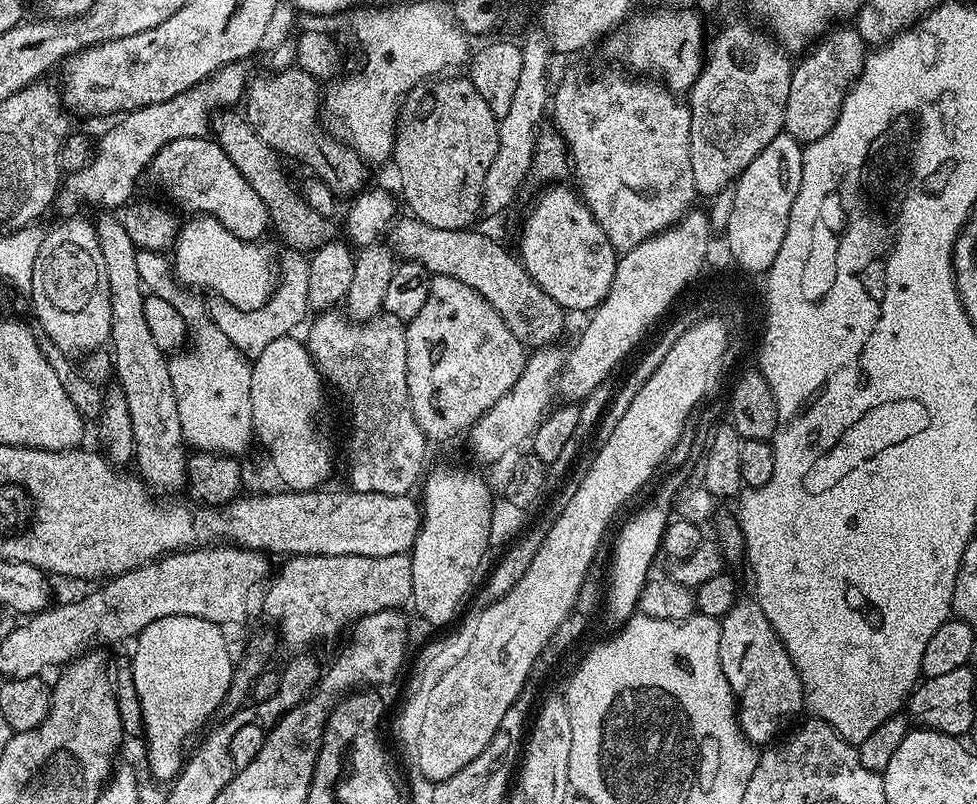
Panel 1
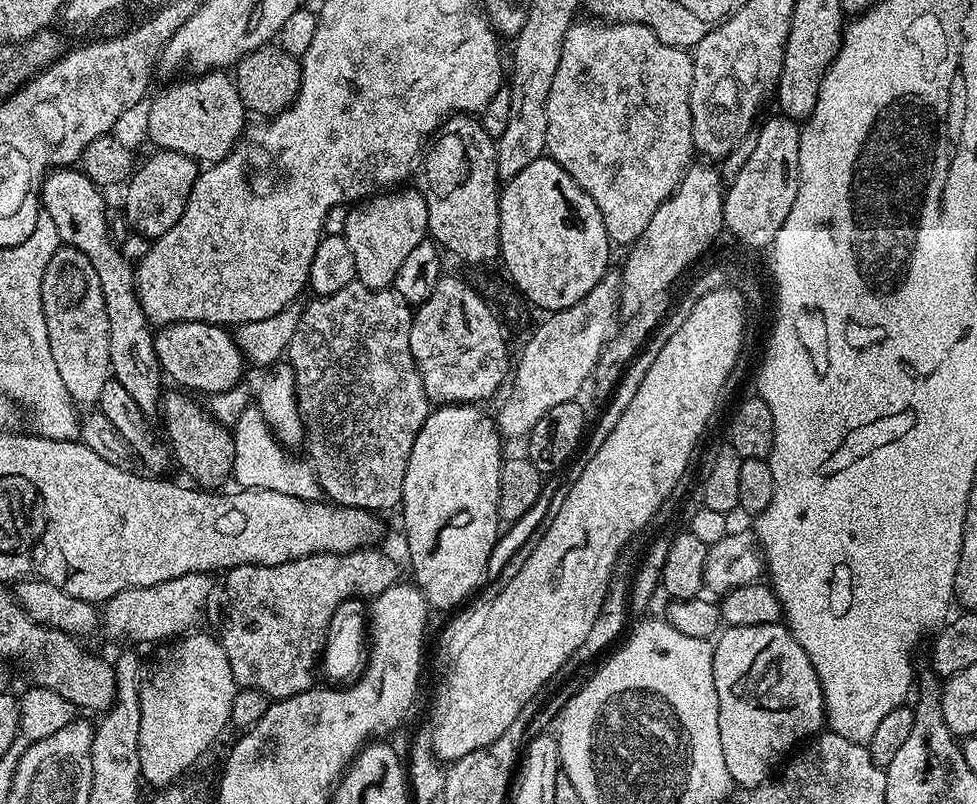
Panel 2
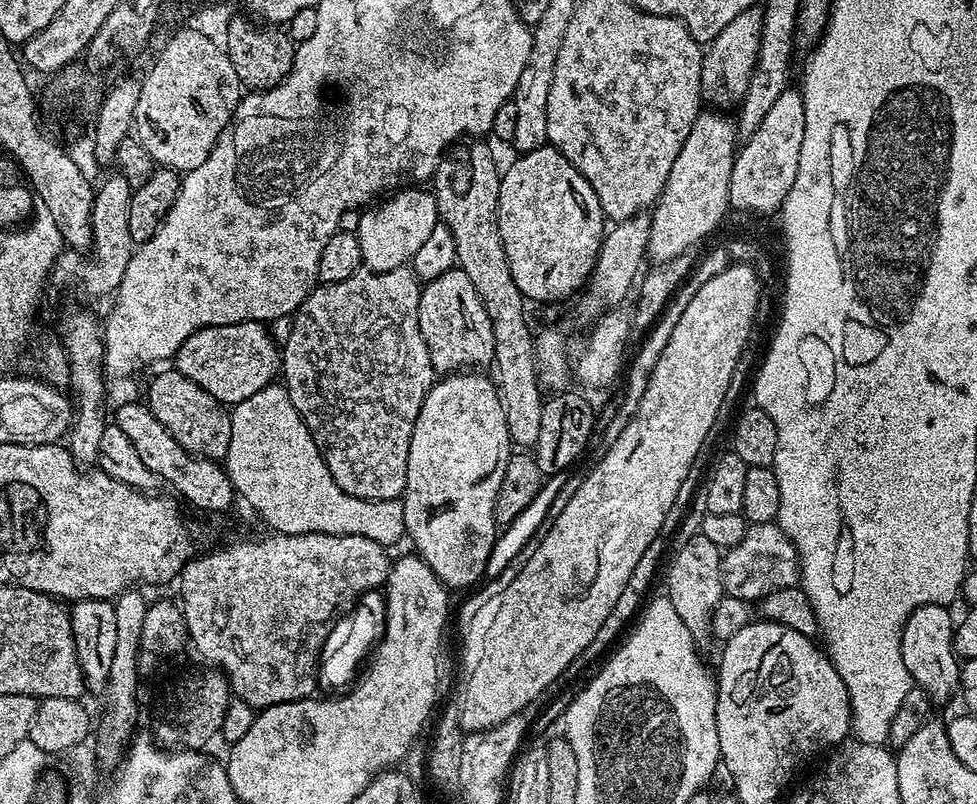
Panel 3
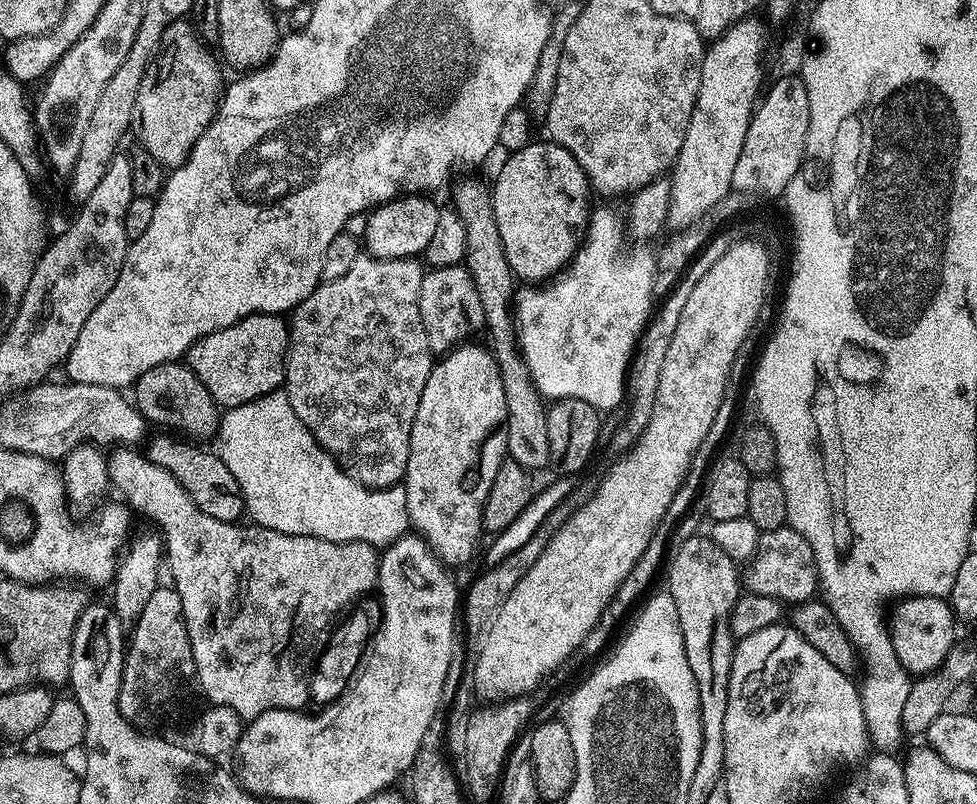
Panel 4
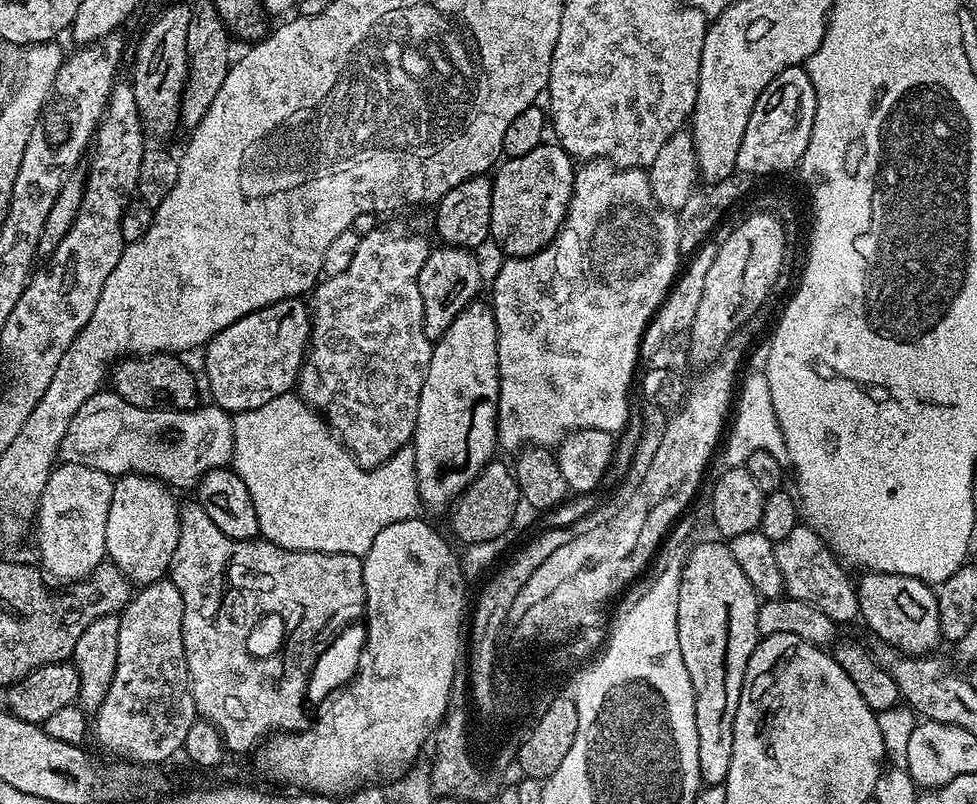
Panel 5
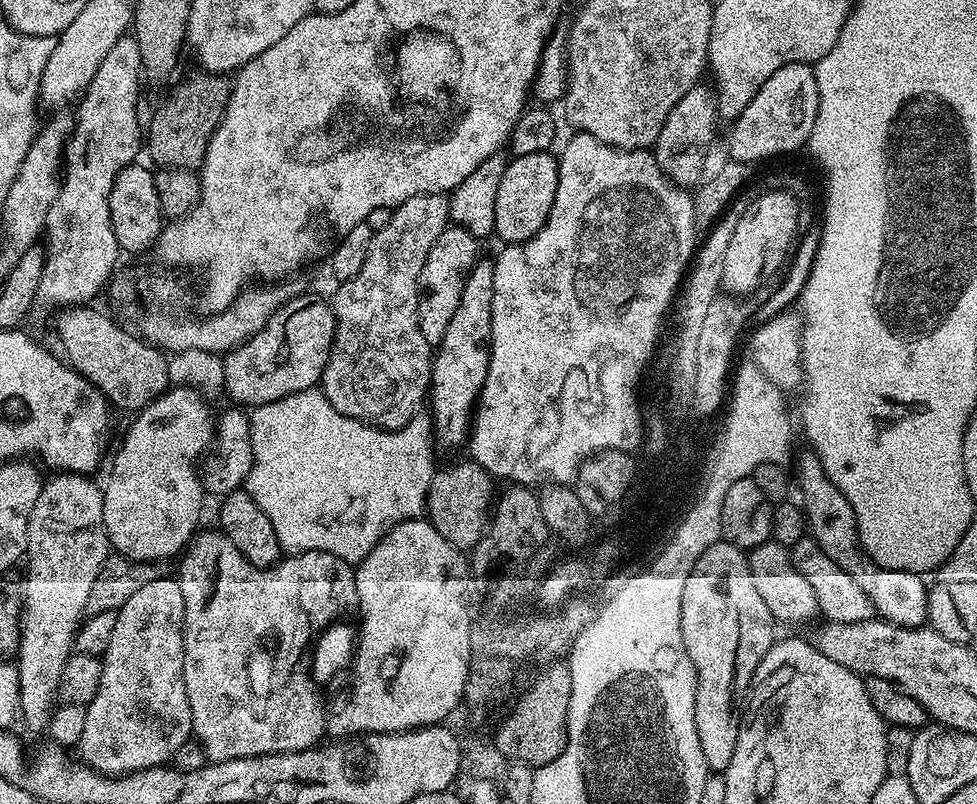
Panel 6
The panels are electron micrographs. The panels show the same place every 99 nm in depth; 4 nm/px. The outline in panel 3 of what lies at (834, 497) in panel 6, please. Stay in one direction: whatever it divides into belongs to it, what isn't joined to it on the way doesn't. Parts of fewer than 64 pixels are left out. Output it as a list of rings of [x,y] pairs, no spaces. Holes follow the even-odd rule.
[[[931,604],[911,612],[902,630],[902,662],[910,670],[912,683],[929,701],[944,704],[959,689],[961,661],[952,649],[954,619],[943,604]]]

